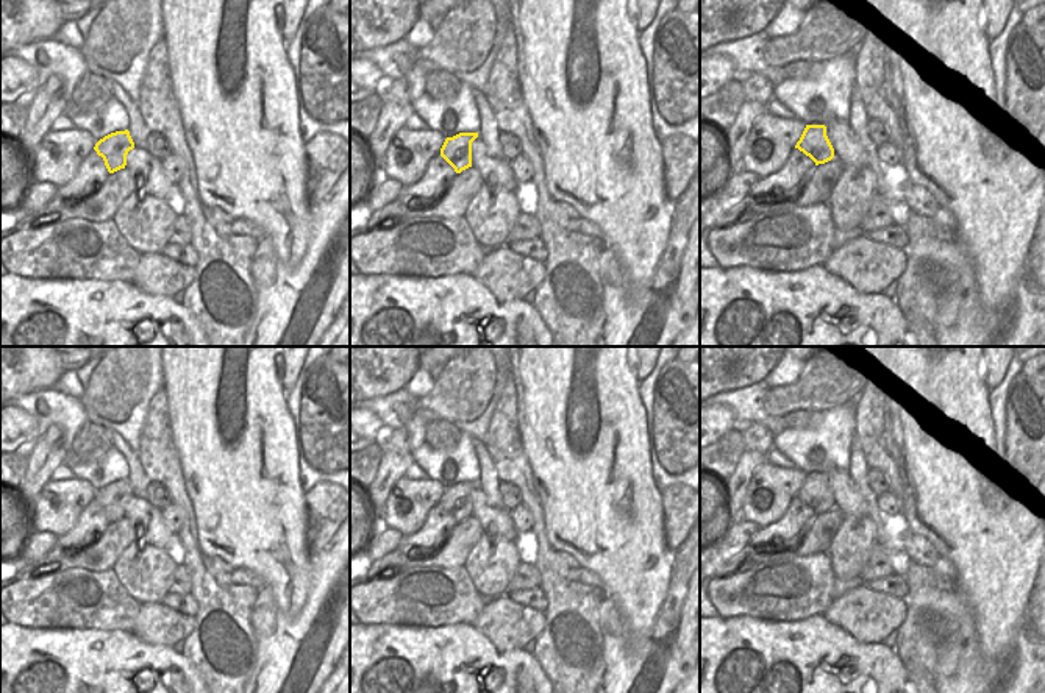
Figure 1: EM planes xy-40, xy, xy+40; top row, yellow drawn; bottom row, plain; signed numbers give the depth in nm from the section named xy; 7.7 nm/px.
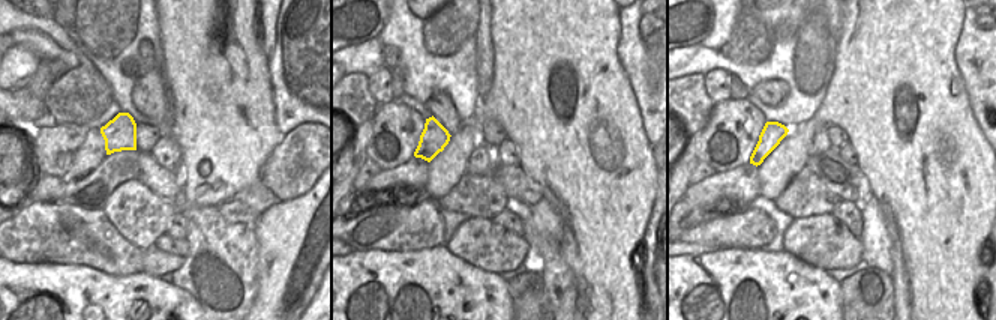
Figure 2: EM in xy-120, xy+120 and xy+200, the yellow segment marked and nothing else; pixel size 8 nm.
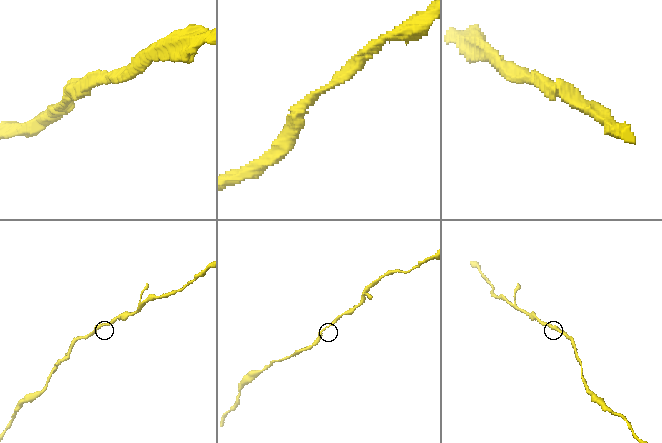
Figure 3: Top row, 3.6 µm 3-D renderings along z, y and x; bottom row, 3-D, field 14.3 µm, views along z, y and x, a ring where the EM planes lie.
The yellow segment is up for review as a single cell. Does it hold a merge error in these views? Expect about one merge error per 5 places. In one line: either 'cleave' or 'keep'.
keep

